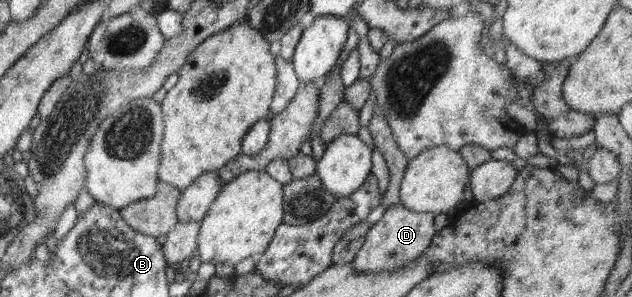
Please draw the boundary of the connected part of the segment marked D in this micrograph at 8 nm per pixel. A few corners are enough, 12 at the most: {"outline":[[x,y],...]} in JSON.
{"outline":[[387,208],[351,263],[394,272],[424,256],[435,216]]}

